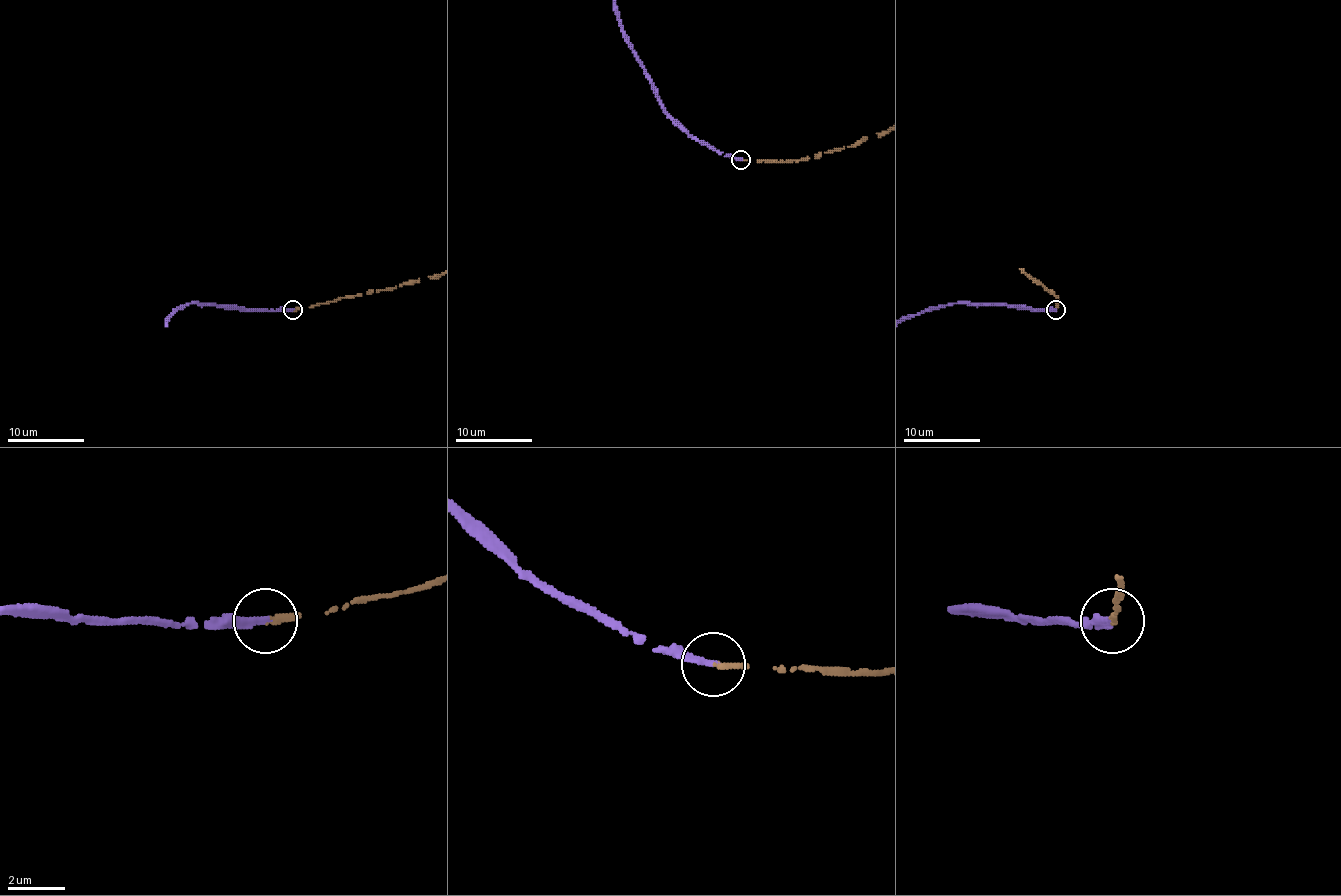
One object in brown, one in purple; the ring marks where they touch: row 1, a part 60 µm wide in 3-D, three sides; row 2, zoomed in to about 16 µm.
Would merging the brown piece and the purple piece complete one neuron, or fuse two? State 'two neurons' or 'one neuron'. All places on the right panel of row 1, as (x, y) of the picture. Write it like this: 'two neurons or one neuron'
one neuron

